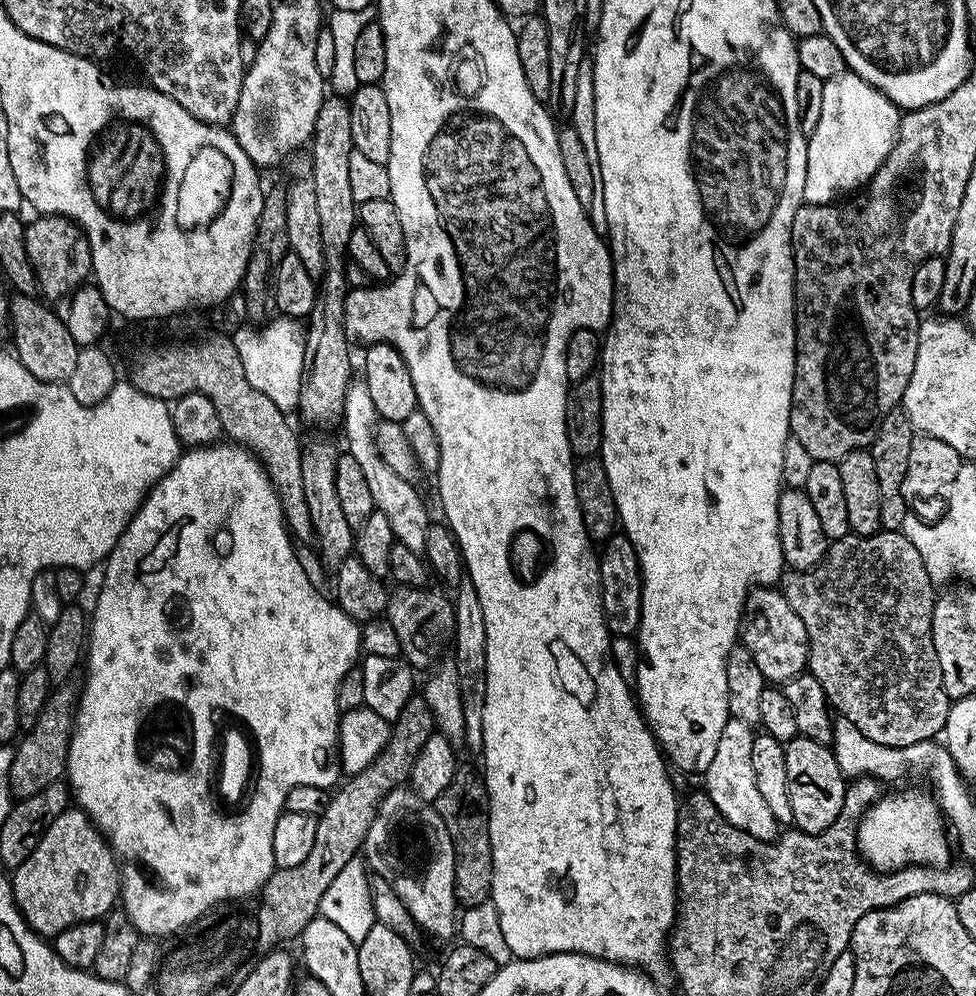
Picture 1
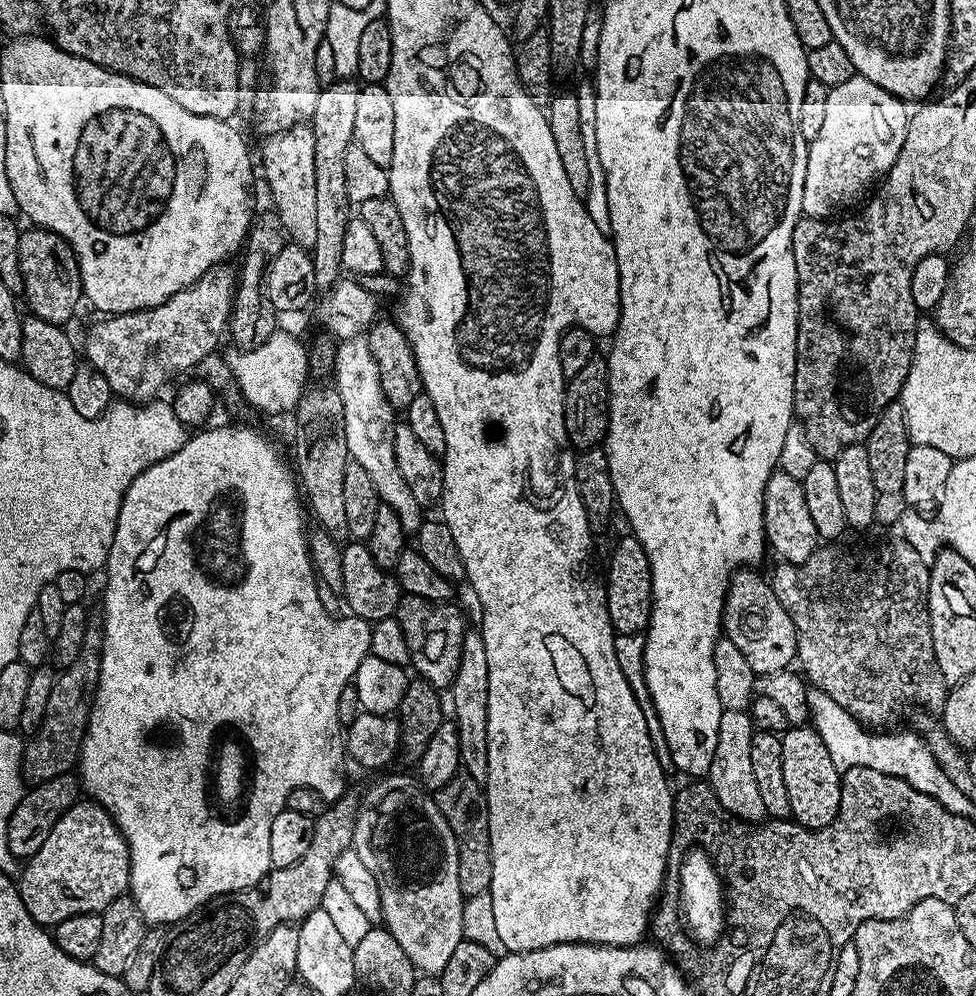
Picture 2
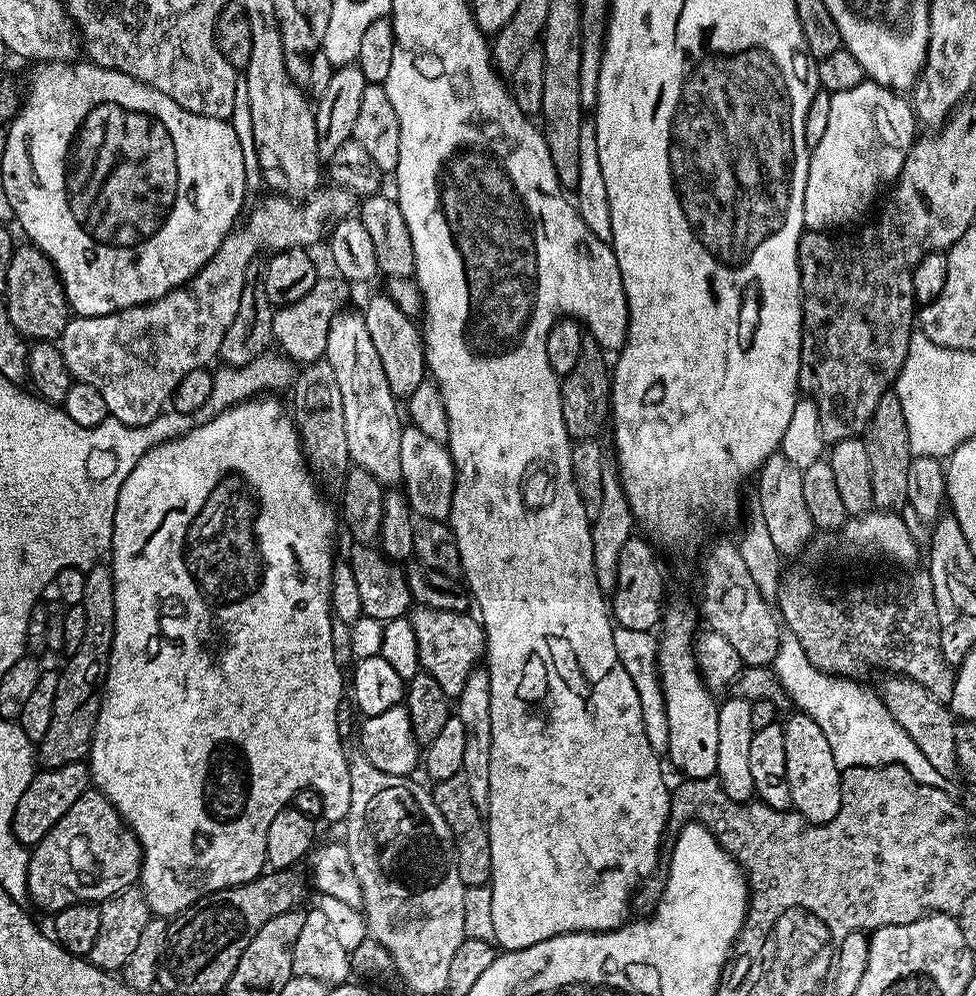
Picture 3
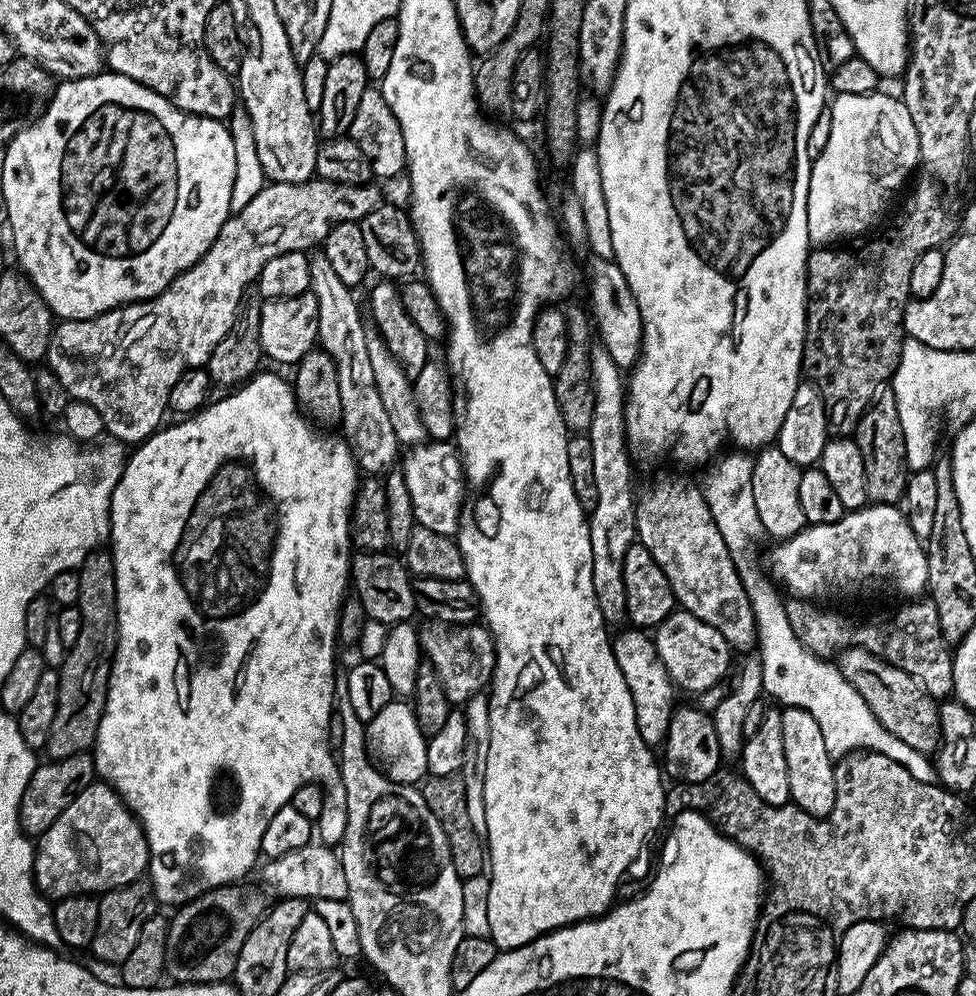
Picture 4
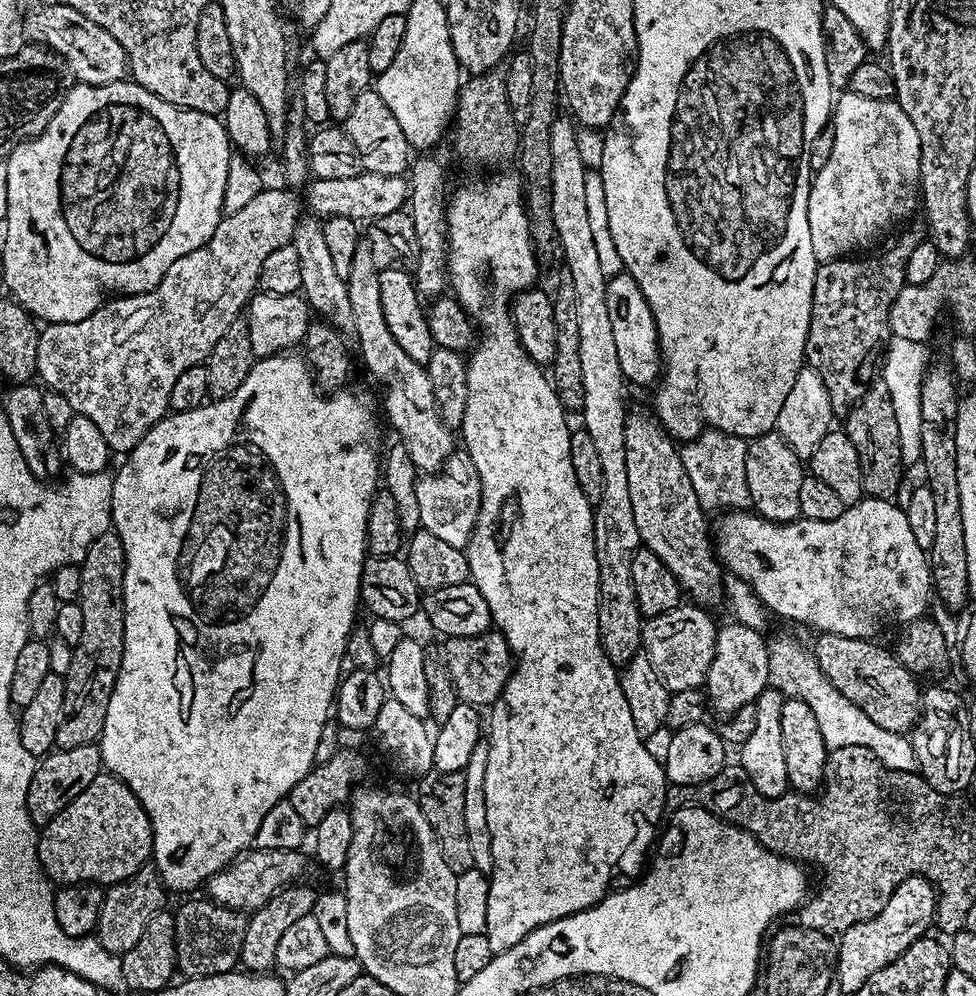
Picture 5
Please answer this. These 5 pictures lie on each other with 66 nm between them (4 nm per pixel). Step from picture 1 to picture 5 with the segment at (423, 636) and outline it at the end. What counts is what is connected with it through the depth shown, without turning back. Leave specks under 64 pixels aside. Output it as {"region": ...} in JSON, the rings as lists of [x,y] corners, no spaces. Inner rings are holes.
{"region":[[[489,630],[477,636],[450,636],[443,641],[442,655],[457,697],[465,704],[490,706],[502,694],[514,671],[514,657],[504,633]]]}

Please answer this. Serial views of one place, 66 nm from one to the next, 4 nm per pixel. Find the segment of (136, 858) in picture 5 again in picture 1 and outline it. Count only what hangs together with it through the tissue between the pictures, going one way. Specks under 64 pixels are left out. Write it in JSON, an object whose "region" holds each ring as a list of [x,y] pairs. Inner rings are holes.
{"region":[[[70,806],[40,835],[38,846],[18,866],[10,876],[12,893],[24,921],[37,934],[45,938],[55,938],[62,930],[74,926],[78,922],[99,920],[117,907],[120,900],[120,866],[116,853],[112,851],[103,834],[97,830],[92,819],[79,806]]]}

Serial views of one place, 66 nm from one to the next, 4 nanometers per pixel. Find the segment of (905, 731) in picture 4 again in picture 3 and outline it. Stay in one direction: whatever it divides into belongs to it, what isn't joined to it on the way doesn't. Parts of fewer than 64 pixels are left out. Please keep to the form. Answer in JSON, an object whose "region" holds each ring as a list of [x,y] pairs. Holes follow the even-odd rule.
{"region":[[[888,674],[883,677],[880,688],[878,687],[878,695],[889,714],[893,716],[895,722],[902,726],[903,730],[914,740],[914,743],[922,753],[925,754],[927,761],[942,774],[942,778],[949,782],[955,781],[958,776],[958,769],[956,766],[956,737],[958,735],[958,724],[954,719],[947,703],[938,698],[934,698],[934,694],[930,694],[930,690],[926,690],[918,682],[914,682],[908,676],[897,676],[895,674]]]}

